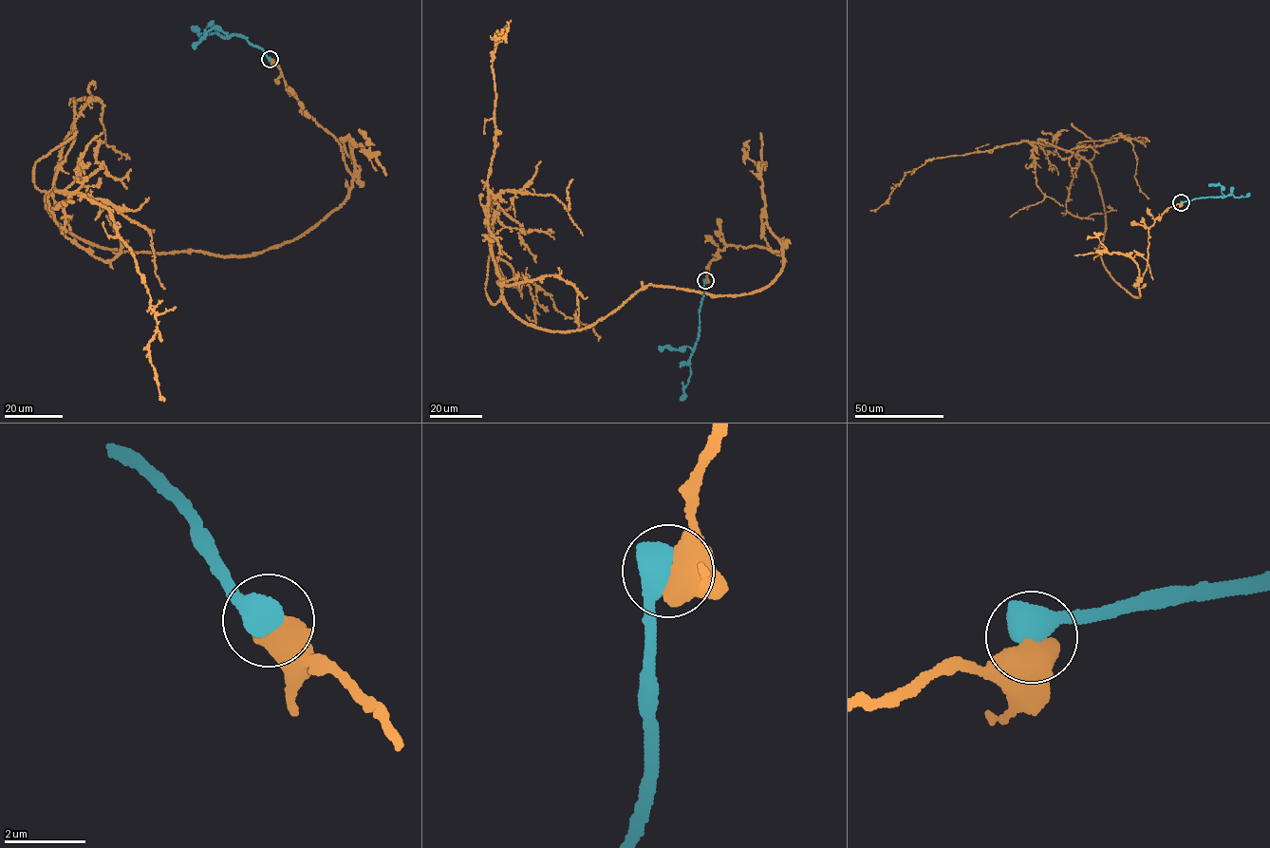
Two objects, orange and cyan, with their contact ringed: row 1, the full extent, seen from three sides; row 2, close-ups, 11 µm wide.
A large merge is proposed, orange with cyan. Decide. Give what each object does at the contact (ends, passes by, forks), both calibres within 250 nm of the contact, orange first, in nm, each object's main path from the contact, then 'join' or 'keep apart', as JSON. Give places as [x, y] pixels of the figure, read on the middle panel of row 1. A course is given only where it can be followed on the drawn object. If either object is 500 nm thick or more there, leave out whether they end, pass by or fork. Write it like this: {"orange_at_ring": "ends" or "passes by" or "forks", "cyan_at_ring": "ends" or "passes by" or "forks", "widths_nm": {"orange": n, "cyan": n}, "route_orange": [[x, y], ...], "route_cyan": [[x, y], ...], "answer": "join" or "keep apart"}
{"widths_nm": {"orange": 750, "cyan": 700}, "route_orange": [[705, 280], [729, 245], [784, 252], [761, 289], [645, 286], [567, 331], [509, 309], [486, 211], [507, 22]], "route_cyan": [[705, 280], [699, 335], [689, 360], [691, 373], [685, 396], [681, 400]], "answer": "keep apart"}

